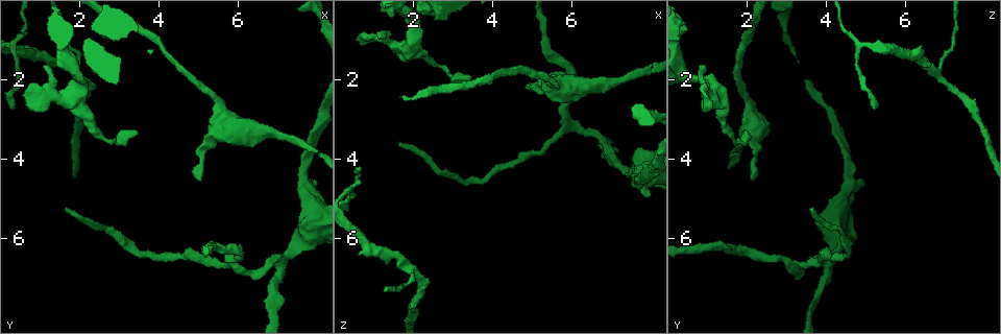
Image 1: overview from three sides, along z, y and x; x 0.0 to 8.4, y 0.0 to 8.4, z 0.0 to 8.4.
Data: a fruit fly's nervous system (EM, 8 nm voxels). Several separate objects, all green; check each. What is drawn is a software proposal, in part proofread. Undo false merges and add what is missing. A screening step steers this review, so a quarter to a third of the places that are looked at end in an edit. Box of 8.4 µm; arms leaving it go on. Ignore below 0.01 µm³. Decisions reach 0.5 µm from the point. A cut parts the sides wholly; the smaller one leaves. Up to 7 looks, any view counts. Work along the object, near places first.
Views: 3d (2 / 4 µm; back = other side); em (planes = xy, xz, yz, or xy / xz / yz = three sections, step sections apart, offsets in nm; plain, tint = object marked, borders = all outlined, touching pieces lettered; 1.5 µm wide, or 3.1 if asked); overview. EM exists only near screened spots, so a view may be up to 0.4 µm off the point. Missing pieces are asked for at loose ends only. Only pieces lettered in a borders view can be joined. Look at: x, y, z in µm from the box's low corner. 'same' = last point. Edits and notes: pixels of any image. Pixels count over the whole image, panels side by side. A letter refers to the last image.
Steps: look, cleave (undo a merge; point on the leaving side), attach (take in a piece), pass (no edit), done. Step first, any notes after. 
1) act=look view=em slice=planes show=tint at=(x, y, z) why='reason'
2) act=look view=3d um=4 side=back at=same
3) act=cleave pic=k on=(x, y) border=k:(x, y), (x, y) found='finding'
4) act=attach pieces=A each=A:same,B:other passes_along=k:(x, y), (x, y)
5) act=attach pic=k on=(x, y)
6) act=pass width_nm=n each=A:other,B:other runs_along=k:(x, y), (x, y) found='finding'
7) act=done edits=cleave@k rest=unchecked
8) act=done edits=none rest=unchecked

act=look view=3d um=2 at=(1.65, 5.20, 3.60) why='free end'

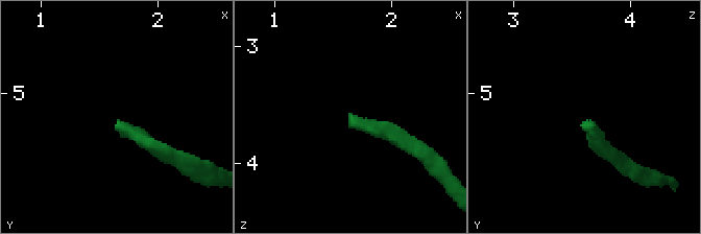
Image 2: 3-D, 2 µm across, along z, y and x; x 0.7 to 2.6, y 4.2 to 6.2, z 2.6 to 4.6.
act=look view=em slice=planes show=borders at=(1.64, 5.26, 3.60)

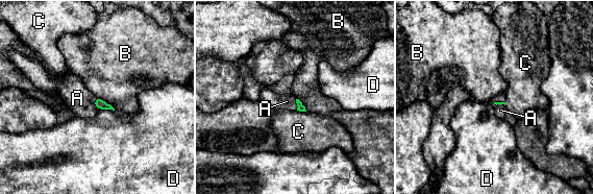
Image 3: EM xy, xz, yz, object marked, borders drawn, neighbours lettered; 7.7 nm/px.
act=attach pieces=A each=A:same,B:other,C:other,D:other passes_along=3:(99, 103), (94, 102), (77, 98) found='it goes on there'

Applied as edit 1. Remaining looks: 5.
act=look view=3d um=2 at=(3.45, 3.25, 1.95) why='thin end'

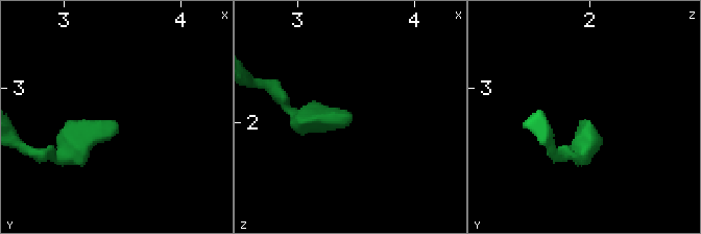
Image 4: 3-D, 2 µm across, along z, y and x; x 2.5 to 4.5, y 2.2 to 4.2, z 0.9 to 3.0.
act=look view=em slice=xy step=4 show=borders at=(3.44, 3.30, 1.94) why='need the tissue'

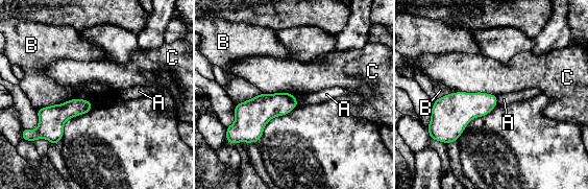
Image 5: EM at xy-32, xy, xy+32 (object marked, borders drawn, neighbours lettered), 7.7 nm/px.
act=pass each=A:other,B:other,C:other border=5:(92, 103), (71, 98), (37, 111) found='none of them fits'

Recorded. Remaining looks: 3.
act=done edits=attach@3 rest=unchecked

